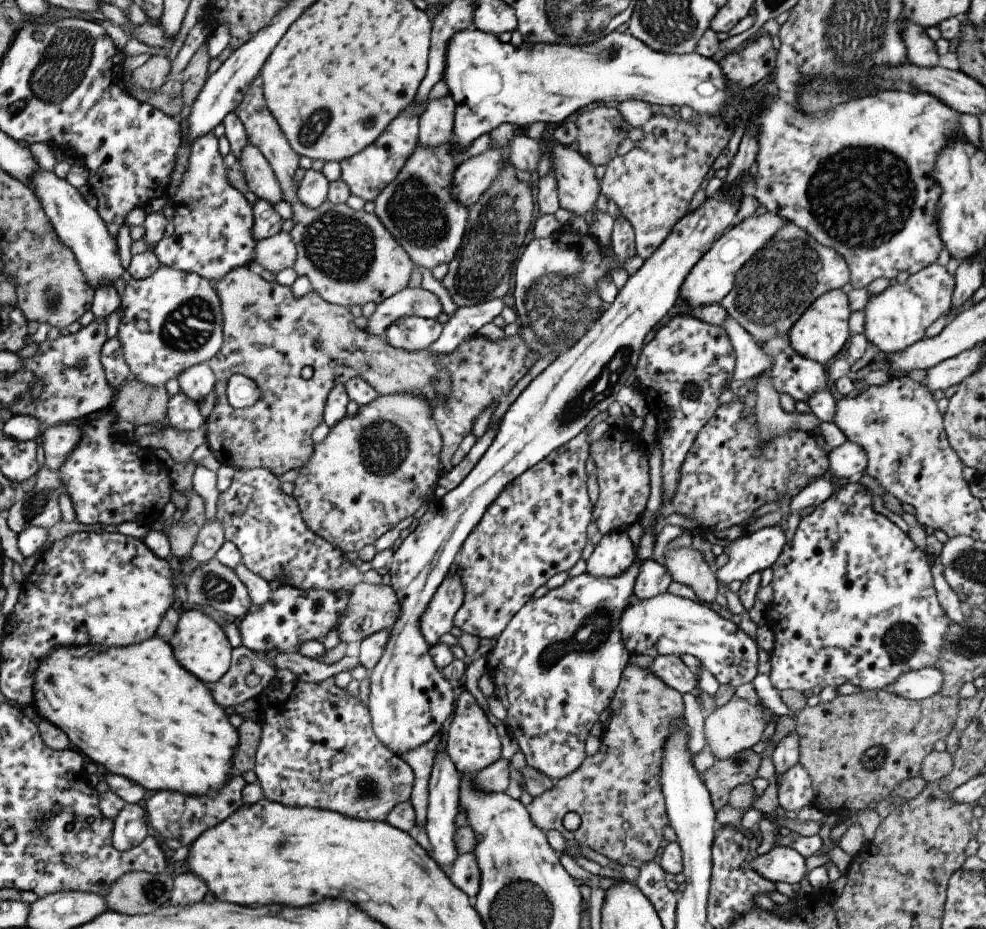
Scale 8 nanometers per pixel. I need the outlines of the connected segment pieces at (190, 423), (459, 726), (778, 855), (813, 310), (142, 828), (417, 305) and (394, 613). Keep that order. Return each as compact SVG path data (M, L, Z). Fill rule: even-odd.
M182 391L169 397L167 416L169 424L181 431L198 430L206 419L200 413L198 402L188 399Z
M461 688L457 692L454 718L447 731L447 751L462 777L475 775L502 757L500 736L496 733L495 725L490 723L486 711L467 690Z
M776 845L770 852L751 859L749 867L773 883L800 883L806 876L805 858L786 845Z
M834 289L819 296L807 311L796 321L789 330L792 348L802 356L820 364L828 364L848 342L850 331L848 318L851 310L847 294L840 289Z
M126 803L113 818L113 845L120 851L130 851L148 835L147 812L136 803Z
M406 287L375 306L364 330L372 336L384 338L388 327L403 316L435 319L440 312L443 312L442 304L434 293L422 287Z
M360 583L350 590L348 604L339 618L337 634L342 642L362 642L372 634L390 630L400 612L400 601L390 585Z

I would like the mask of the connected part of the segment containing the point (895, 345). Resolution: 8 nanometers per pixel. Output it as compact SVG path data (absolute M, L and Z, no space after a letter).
M936 261L912 273L903 284L892 284L881 293L870 296L863 308L865 337L883 353L908 348L923 339L926 328L932 326L940 316L949 314L953 308L954 287L955 275Z

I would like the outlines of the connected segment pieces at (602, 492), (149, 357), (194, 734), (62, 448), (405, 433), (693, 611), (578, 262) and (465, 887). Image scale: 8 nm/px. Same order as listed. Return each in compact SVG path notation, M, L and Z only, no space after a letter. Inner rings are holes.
M609 427L603 436L589 444L589 455L595 462L595 474L599 484L599 498L593 505L592 520L603 535L614 531L629 530L640 521L647 507L651 491L649 475L650 451L632 428Z
M160 265L160 268L145 279L130 279L119 306L119 339L123 355L136 379L153 387L165 385L170 378L177 378L190 367L207 363L223 345L223 314L219 296L212 282L199 274L184 272L177 268ZM145 319L149 324L147 332L138 329L137 320Z
M157 634L140 644L125 647L104 648L92 645L56 647L43 661L40 661L40 666L34 671L32 705L42 719L49 720L64 731L72 746L80 751L86 760L94 762L110 774L122 774L128 780L136 780L146 790L171 790L183 792L185 795L203 795L219 789L234 773L233 756L239 741L237 728L230 724L226 712L214 700L210 687L185 669L176 660L171 644Z
M71 423L52 425L41 432L38 441L45 450L45 466L57 471L66 457L76 448L81 437L79 425Z
M412 391L378 395L372 402L359 406L355 415L346 415L334 427L330 428L328 435L322 442L313 445L311 459L308 459L298 469L298 478L293 482L294 490L292 490L291 495L298 503L304 524L309 529L312 529L312 532L320 535L324 540L339 548L343 553L359 552L364 547L373 545L382 534L394 528L396 524L400 524L404 518L410 518L424 502L430 499L430 496L435 491L438 479L442 475L440 464L442 447L443 440L433 417L433 408L429 400L425 399L424 395L413 393Z
M664 593L642 600L632 596L628 606L620 615L620 632L624 646L631 655L646 655L656 658L660 655L693 654L700 660L701 667L708 669L720 684L729 684L738 688L746 682L753 682L758 672L758 647L757 642L748 636L738 625L731 620L726 620L718 615L706 603L694 602L686 597Z
M624 215L614 219L611 243L604 246L591 234L581 234L571 229L555 231L550 237L534 239L530 242L522 257L516 262L514 274L514 310L520 319L519 335L528 348L538 357L567 351L582 338L591 324L599 317L598 312L605 302L600 298L597 288L603 281L612 282L612 273L623 268L628 258L637 254L633 226Z
M462 853L456 857L449 869L451 881L470 898L478 894L480 886L480 869L475 854Z

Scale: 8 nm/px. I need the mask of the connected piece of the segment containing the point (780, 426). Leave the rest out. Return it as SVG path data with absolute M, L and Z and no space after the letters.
M761 372L755 382L756 405L755 417L759 426L761 447L767 448L767 440L776 435L783 435L790 429L814 432L822 421L812 413L787 413L780 406L779 392L774 388L771 376Z

